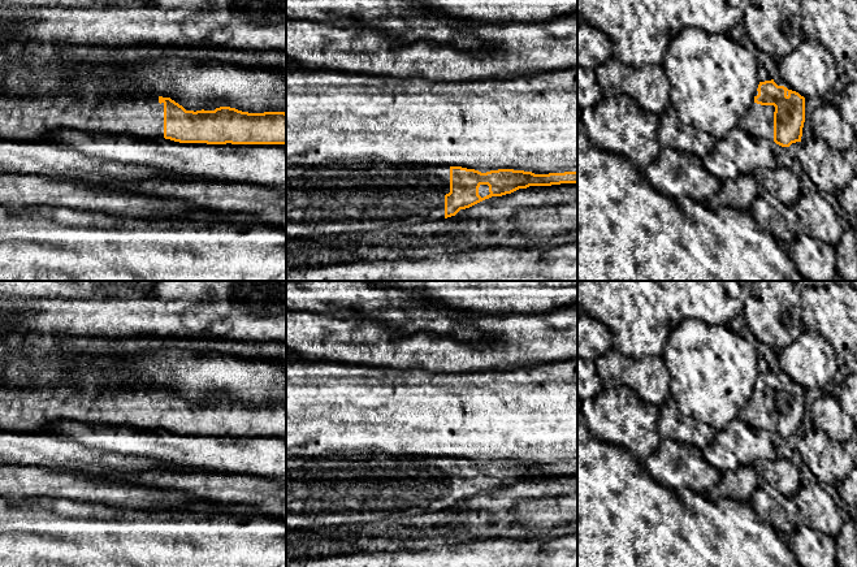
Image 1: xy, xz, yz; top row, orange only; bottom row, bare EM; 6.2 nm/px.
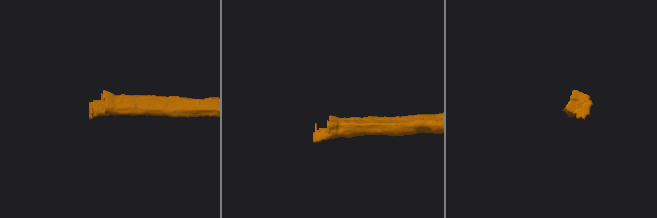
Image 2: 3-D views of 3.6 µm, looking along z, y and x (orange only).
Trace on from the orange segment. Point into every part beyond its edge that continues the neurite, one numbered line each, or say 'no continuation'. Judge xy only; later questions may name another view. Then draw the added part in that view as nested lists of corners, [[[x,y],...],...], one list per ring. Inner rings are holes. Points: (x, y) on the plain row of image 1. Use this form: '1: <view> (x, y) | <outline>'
1: xy (33, 398) | [[[10,362],[0,369],[0,429],[42,433],[60,421],[164,429],[164,394],[126,371],[53,369]]]

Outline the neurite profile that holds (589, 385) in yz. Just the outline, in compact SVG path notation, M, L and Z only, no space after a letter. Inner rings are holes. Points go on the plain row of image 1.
M577 356L577 402L594 398L603 390L596 362Z

